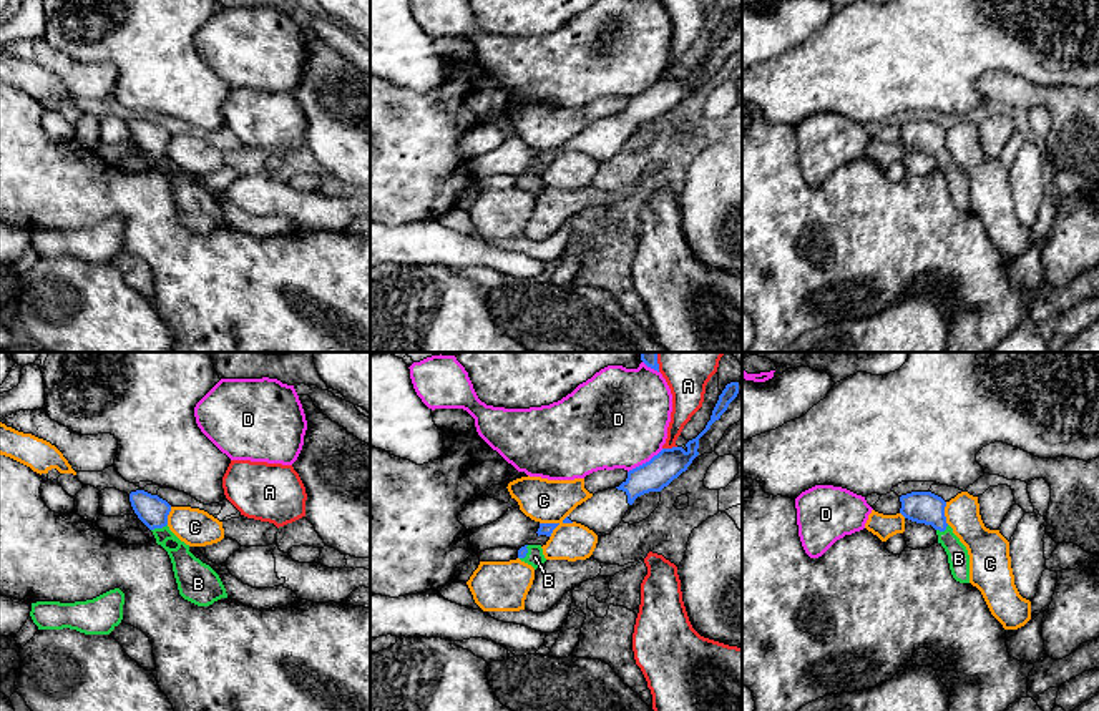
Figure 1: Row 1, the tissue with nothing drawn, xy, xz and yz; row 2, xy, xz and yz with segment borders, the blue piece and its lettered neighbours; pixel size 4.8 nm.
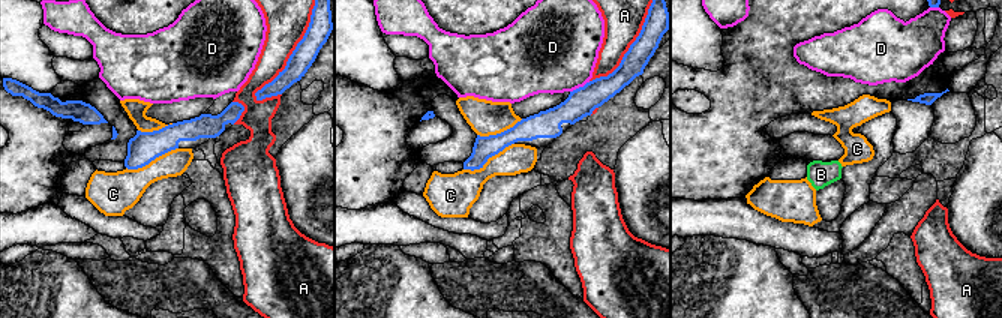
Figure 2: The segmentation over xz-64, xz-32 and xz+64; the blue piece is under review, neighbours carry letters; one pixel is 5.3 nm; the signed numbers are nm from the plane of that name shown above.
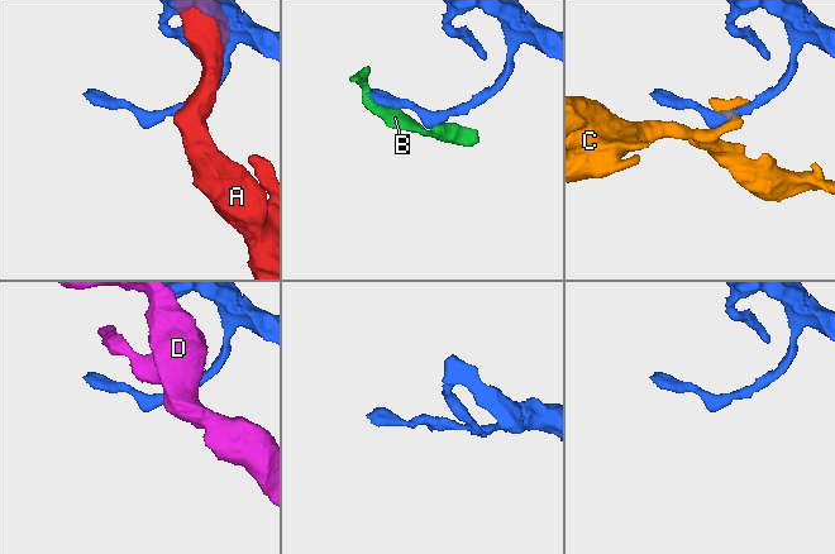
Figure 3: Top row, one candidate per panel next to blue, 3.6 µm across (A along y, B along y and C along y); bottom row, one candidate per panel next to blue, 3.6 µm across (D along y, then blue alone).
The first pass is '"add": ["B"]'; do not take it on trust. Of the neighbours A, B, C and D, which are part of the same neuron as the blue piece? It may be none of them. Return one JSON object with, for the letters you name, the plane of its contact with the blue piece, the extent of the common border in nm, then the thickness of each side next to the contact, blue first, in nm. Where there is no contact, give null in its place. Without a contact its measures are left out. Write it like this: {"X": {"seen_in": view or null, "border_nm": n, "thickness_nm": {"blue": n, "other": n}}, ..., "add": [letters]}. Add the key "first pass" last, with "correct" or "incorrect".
{"B": {"seen_in": "xy", "border_nm": 90, "thickness_nm": {"blue": 150, "other": 140}}, "add": ["B"], "first pass": "correct"}

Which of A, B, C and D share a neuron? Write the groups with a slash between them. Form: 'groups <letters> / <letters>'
groups A / B / C / D

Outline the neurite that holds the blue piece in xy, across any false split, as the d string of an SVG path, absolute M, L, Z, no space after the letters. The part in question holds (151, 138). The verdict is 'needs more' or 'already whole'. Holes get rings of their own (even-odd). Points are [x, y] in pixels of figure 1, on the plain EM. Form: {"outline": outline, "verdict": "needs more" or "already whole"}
{"outline": "M144 118L129 121L129 130L138 146L153 159L173 191L179 223L198 233L209 234L221 226L227 226L219 203L189 179L189 173L181 169L168 154L171 133Z", "verdict": "needs more"}

